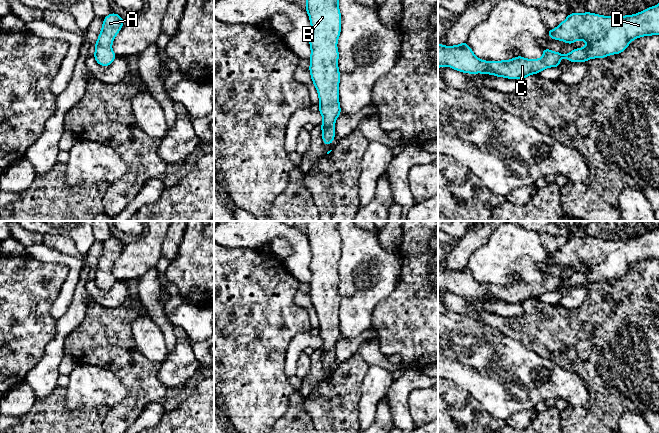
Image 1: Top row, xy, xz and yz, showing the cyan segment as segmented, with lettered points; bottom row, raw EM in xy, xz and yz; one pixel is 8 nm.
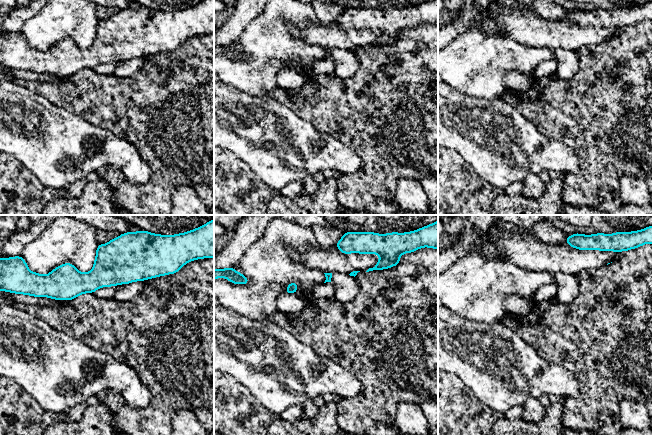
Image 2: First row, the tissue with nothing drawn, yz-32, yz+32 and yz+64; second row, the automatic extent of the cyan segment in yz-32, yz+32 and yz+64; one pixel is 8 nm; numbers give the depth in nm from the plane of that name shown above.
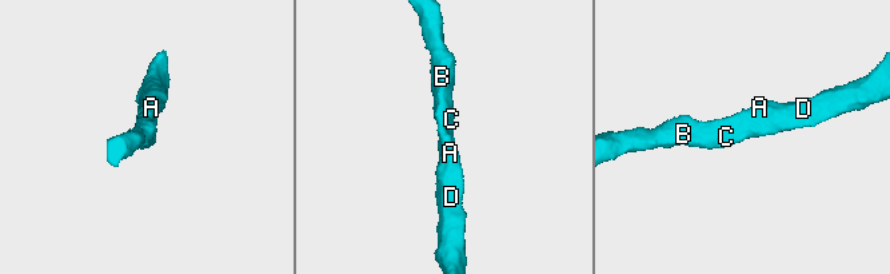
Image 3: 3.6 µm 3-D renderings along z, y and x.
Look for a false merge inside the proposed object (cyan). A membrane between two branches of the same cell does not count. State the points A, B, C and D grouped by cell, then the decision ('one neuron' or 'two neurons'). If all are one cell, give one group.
groups A B C D; one neuron

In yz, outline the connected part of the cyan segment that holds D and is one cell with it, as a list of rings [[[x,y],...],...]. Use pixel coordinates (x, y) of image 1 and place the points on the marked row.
[[[659,4],[638,12],[635,15],[626,16],[602,16],[595,13],[571,13],[555,29],[547,30],[549,37],[572,44],[577,40],[585,40],[585,48],[577,48],[568,54],[561,54],[550,49],[542,49],[543,56],[540,59],[525,59],[516,56],[511,60],[484,61],[477,58],[466,41],[455,46],[444,46],[438,43],[438,68],[451,67],[463,73],[482,73],[504,77],[509,79],[524,79],[525,77],[538,74],[540,71],[559,67],[560,59],[566,58],[570,62],[586,62],[593,58],[604,58],[613,54],[622,53],[636,38],[642,36],[659,35]]]

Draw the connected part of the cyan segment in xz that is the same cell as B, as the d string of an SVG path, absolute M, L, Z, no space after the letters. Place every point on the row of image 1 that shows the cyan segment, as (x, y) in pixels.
M307 0L305 9L311 24L309 71L319 96L322 140L330 145L335 138L335 121L341 114L337 49L341 13L338 0Z

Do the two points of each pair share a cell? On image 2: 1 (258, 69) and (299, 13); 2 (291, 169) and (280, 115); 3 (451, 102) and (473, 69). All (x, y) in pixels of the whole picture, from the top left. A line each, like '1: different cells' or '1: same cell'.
1: same cell
2: same cell
3: different cells

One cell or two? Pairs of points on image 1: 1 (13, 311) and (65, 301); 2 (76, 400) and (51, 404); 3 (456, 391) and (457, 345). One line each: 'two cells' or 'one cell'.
1: two cells
2: two cells
3: two cells

